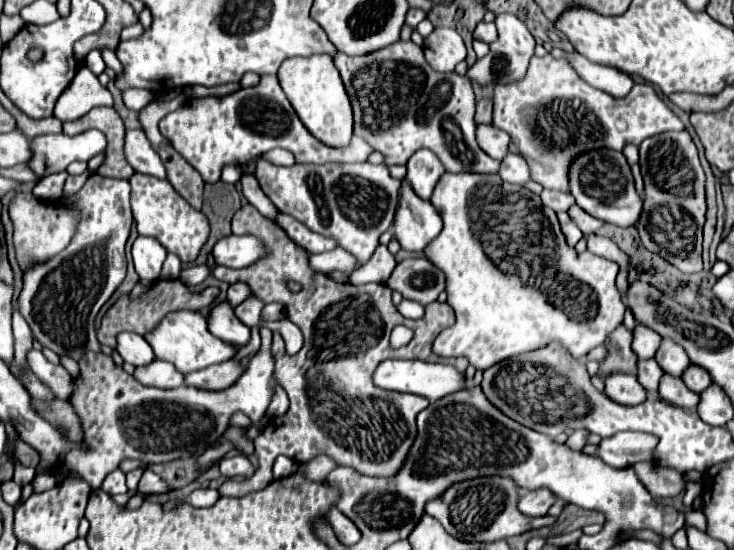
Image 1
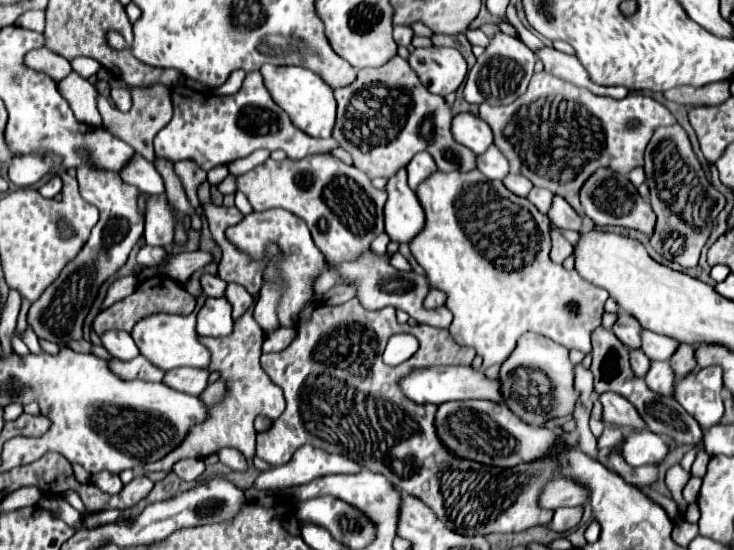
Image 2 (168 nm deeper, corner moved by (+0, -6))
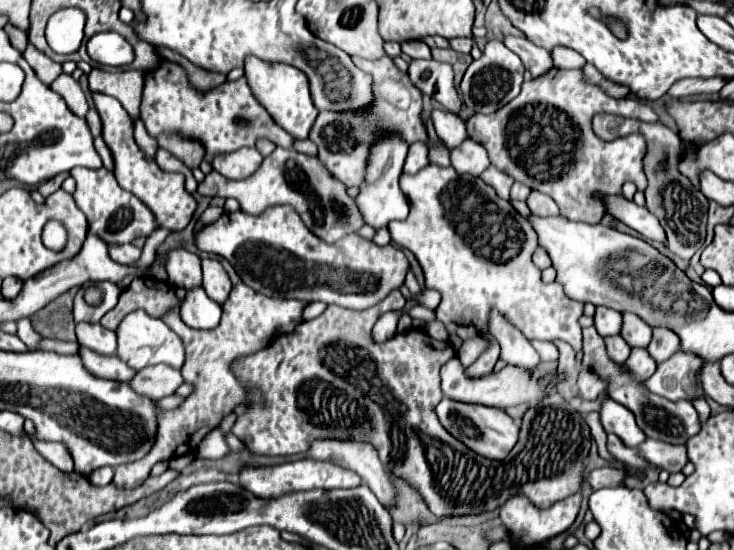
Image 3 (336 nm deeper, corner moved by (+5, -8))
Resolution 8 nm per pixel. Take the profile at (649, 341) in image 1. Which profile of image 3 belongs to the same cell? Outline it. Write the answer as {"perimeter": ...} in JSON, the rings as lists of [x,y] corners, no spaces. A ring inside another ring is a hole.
{"perimeter":[[[597,307],[595,309],[595,329],[607,337],[607,335],[617,335],[621,329],[621,313],[607,309],[607,307]]]}

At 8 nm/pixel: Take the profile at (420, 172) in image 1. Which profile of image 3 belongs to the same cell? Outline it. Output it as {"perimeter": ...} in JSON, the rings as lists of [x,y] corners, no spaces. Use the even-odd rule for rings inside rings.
{"perimeter":[[[415,141],[409,145],[409,153],[405,159],[405,171],[409,173],[417,173],[421,167],[425,167],[429,163],[429,151],[427,145],[423,141]]]}

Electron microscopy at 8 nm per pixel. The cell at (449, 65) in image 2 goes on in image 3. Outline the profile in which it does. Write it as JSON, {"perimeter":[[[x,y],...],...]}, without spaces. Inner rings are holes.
{"perimeter":[[[429,59],[429,61],[411,61],[409,79],[419,91],[431,95],[447,111],[459,115],[461,99],[457,95],[455,85],[453,85],[453,69],[447,63],[437,63],[433,59]]]}

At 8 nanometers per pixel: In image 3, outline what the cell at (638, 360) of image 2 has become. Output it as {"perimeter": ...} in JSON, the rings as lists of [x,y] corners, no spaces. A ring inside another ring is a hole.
{"perimeter":[[[611,335],[605,337],[605,345],[607,345],[607,355],[615,361],[615,363],[625,363],[625,359],[629,357],[631,347],[625,343],[625,339],[621,339],[621,335]]]}

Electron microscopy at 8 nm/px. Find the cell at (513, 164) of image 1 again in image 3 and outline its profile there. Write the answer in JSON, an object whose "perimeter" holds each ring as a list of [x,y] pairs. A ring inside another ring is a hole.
{"perimeter":[[[465,139],[461,145],[453,147],[449,155],[451,155],[451,165],[457,171],[473,177],[479,177],[489,167],[489,157],[485,149],[471,139]]]}

